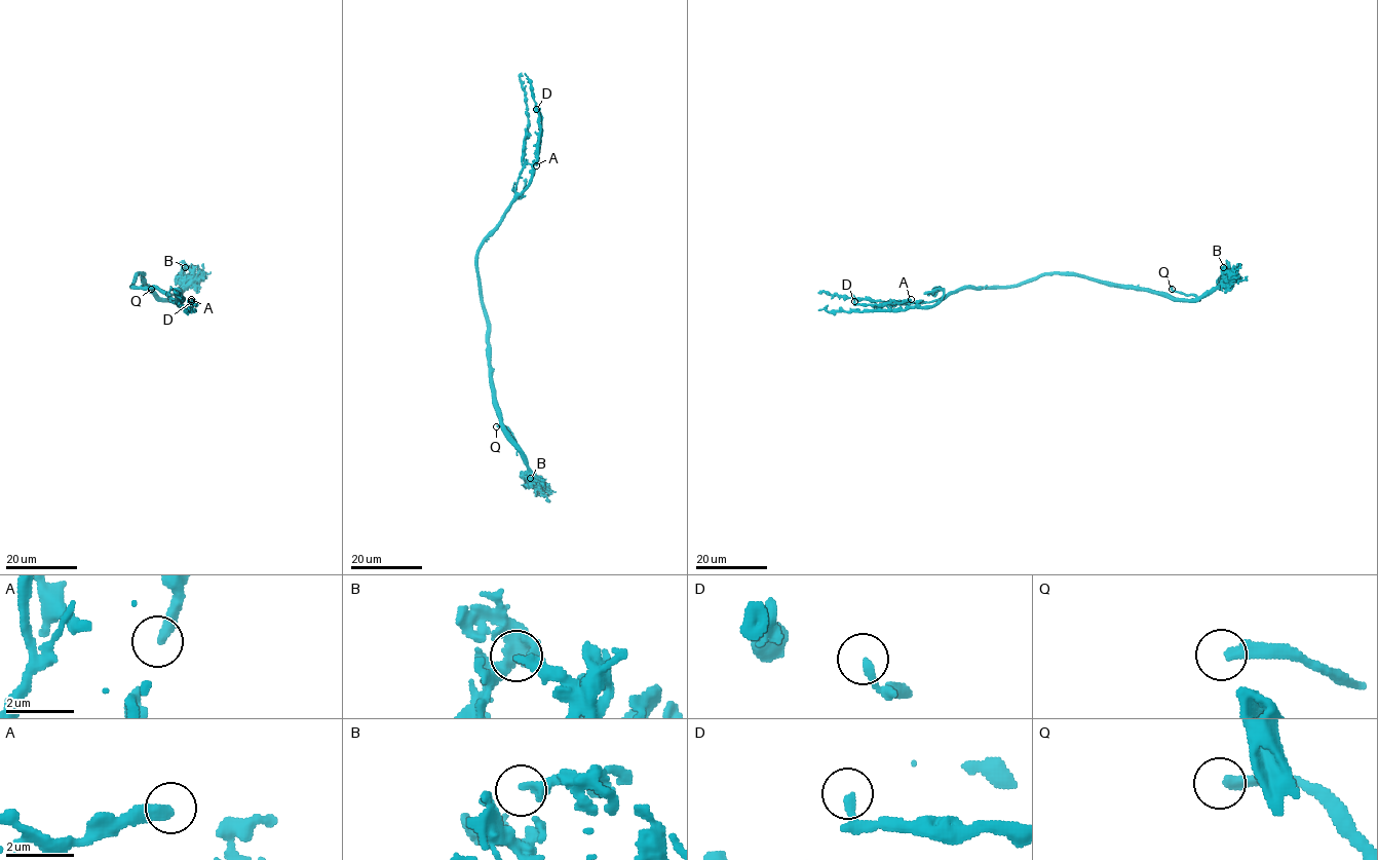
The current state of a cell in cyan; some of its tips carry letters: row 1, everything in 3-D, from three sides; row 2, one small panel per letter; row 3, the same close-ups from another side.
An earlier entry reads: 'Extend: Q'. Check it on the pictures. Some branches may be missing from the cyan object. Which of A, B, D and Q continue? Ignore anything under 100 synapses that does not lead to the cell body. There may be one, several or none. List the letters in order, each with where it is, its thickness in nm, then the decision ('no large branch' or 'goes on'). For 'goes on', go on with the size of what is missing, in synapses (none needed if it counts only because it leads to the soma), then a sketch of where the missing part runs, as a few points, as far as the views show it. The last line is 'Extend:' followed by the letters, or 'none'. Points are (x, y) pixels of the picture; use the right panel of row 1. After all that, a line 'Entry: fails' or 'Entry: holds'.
A: place (911, 299); calibre 380 nm; no large branch
B: place (1223, 267); calibre 190 nm; no large branch
D: place (854, 301); calibre 240 nm; no large branch
Q: place (1172, 289); calibre 320 nm; goes on; course (1172, 289), (1172, 296), (1179, 286), (1194, 290), (1193, 297), (1195, 294)
Extend: Q
Entry: holds

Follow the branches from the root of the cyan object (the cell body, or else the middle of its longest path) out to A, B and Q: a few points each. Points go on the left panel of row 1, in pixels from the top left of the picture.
A: (135, 277), (134, 287), (156, 287), (181, 305), (192, 309), (195, 303), (191, 299)
B: (135, 277), (142, 274), (146, 284), (161, 299), (173, 299), (191, 279), (192, 273), (185, 267)
Q: (135, 277), (142, 274), (146, 284), (161, 299), (175, 297), (159, 289), (151, 289)

